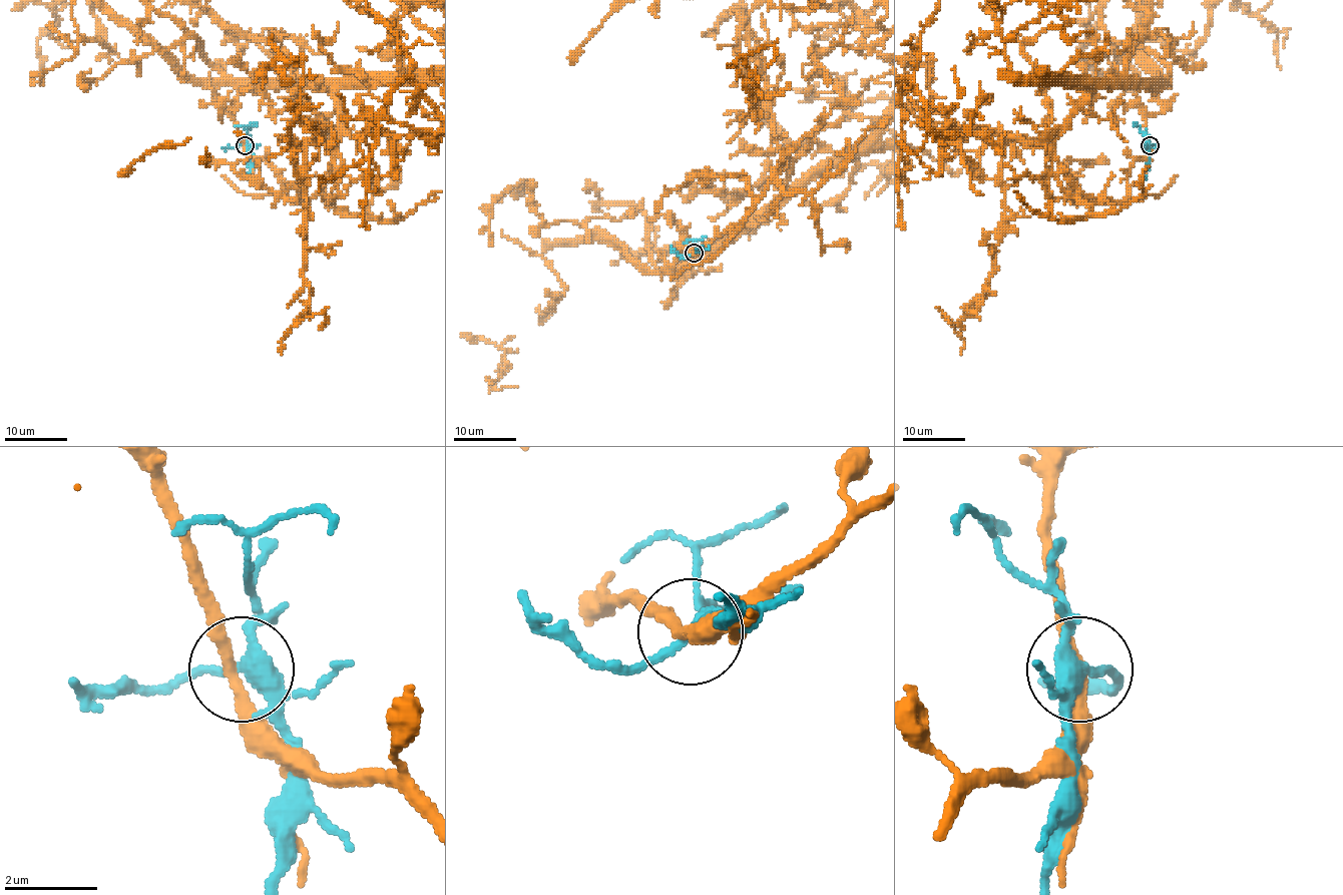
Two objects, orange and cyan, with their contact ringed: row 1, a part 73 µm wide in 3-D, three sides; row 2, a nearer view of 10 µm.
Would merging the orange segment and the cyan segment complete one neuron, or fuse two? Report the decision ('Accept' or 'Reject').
Reject

